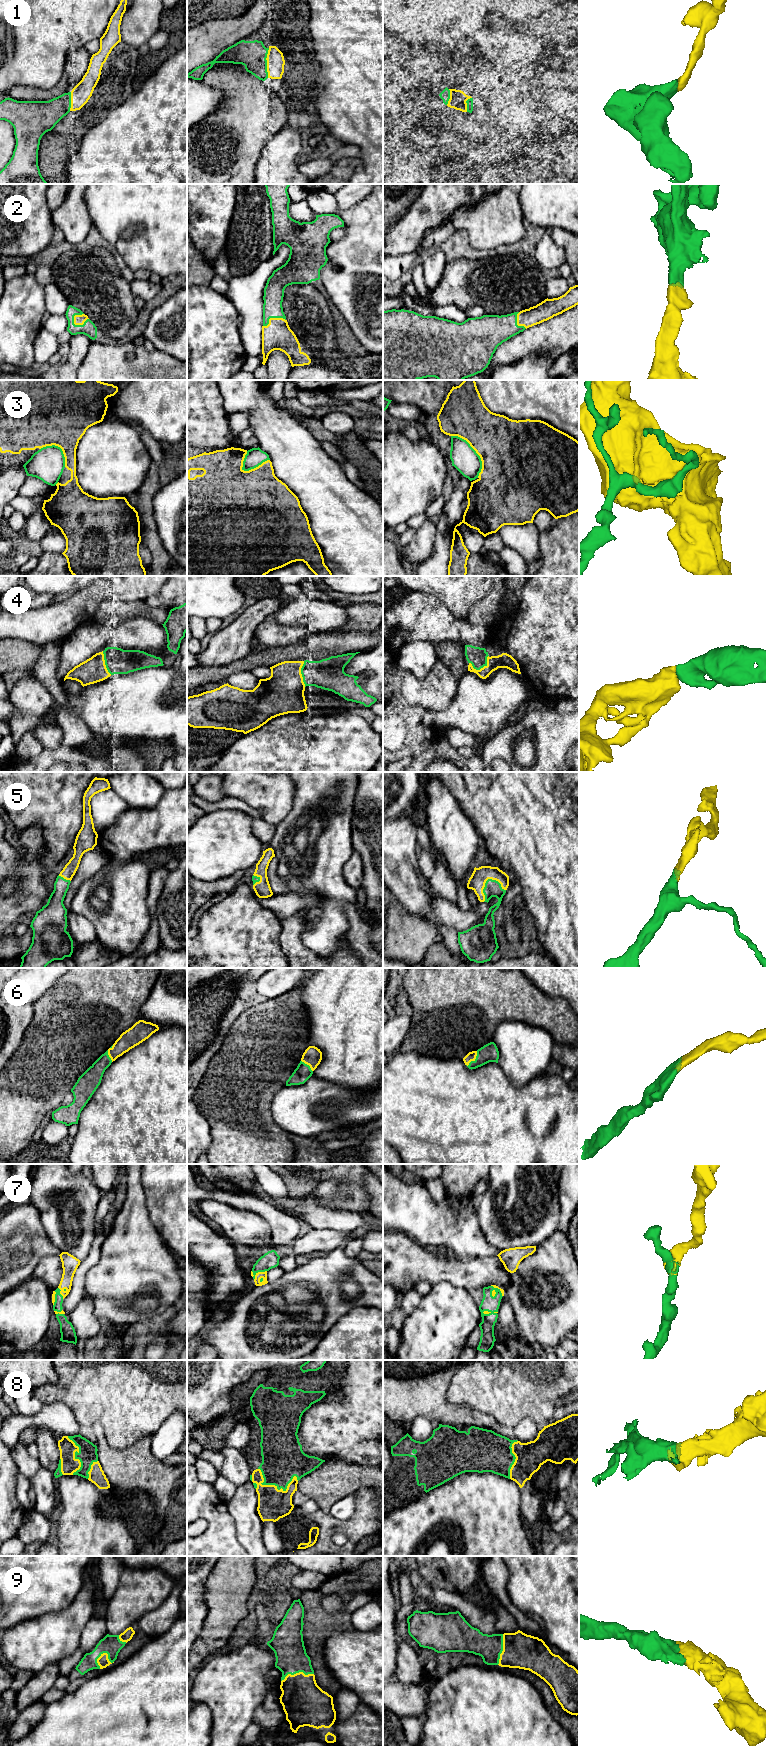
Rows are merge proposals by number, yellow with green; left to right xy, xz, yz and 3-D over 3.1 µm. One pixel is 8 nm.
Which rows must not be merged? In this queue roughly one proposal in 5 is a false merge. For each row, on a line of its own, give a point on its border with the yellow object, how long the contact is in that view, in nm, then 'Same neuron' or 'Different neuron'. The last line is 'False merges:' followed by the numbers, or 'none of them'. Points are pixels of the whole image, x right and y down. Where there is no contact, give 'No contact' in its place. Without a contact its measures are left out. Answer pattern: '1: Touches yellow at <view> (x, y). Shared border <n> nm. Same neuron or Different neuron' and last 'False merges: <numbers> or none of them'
1: Touches yellow at xz (267, 63). Shared border 240 nm. Same neuron
2: Touches yellow at xy (80, 324). Shared border 130 nm. Same neuron
3: Touches yellow at yz (476, 452). Shared border 400 nm. Different neuron
4: Touches yellow at yz (481, 668). Shared border 170 nm. Same neuron
5: Touches yellow at yz (484, 886). Shared border 200 nm. Same neuron
6: Touches yellow at yz (474, 1059). Shared border 150 nm. Same neuron
7: Touches yellow at xz (259, 1272). Shared border 130 nm. Same neuron
8: Touches yellow at xz (275, 1486). Shared border 340 nm. Same neuron
9: Touches yellow at xz (297, 1673). Shared border 280 nm. Same neuron
False merges: 3

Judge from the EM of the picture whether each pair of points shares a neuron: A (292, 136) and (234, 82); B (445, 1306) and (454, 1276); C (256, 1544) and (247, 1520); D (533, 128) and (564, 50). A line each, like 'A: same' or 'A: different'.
A: different
B: different
C: same
D: different

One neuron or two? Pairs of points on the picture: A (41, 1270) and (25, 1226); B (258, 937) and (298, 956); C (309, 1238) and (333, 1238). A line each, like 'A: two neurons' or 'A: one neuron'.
A: two neurons
B: two neurons
C: one neuron

